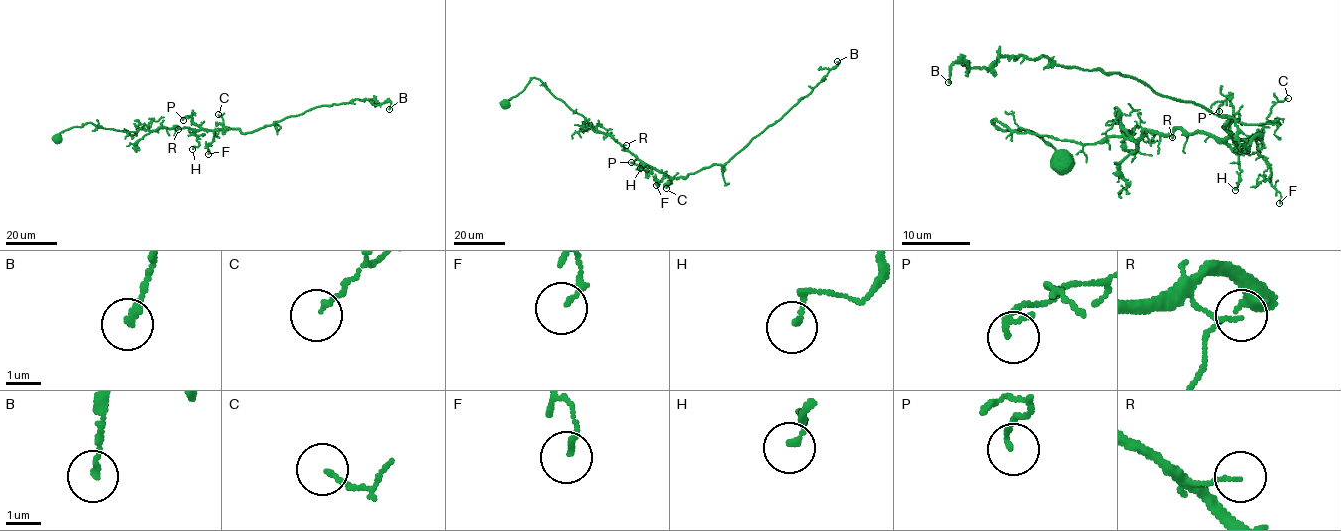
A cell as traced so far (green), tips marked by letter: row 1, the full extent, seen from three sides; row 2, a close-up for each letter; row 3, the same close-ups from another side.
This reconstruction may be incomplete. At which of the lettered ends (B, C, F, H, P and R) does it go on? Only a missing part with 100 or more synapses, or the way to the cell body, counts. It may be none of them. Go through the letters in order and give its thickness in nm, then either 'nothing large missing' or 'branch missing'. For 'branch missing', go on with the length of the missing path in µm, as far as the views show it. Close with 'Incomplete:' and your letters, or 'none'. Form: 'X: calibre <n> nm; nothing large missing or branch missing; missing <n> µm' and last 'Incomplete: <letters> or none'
B: calibre 160 nm; nothing large missing
C: calibre 130 nm; nothing large missing
F: calibre 150 nm; nothing large missing
H: calibre 150 nm; nothing large missing
P: calibre 150 nm; nothing large missing
R: calibre 100 nm; nothing large missing
Incomplete: none

